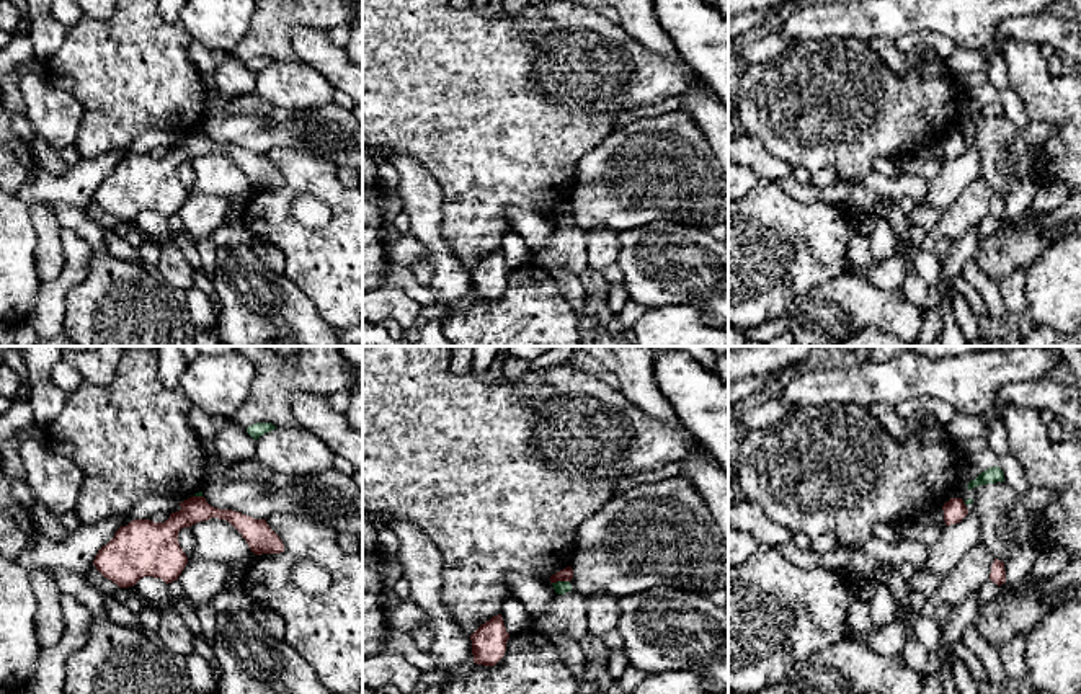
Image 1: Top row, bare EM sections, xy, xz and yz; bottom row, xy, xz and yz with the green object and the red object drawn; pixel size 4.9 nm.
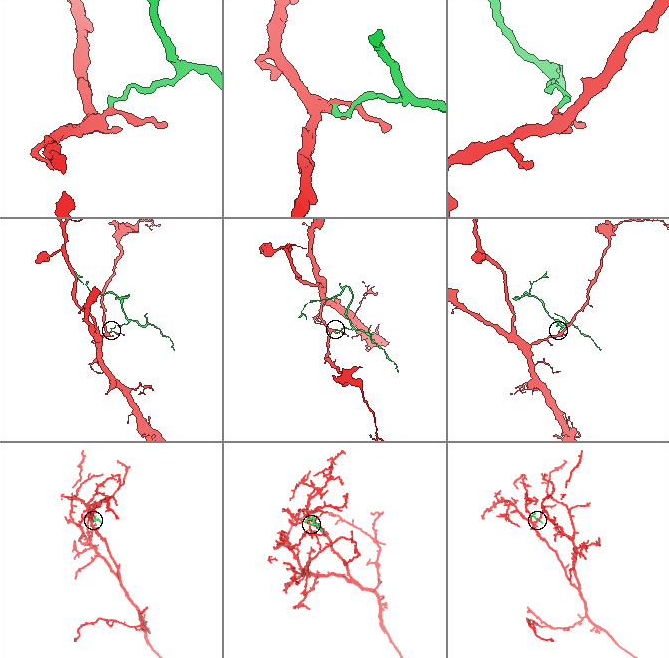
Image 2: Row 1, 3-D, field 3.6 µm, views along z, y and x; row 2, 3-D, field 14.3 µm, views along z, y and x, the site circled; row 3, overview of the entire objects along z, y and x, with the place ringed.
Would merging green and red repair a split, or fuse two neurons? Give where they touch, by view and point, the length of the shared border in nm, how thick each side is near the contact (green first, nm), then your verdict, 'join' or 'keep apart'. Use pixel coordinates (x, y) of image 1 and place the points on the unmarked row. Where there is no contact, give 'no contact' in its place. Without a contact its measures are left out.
meets green in xz at (560, 216); contact 90 nm long; 60 nm thick on the green side, 60 nm on the other; keep apart

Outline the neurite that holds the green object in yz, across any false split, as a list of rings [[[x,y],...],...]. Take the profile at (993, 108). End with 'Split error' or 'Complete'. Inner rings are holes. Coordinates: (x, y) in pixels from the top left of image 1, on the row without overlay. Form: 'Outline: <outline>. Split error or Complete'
Outline: [[[990,101],[988,105],[981,106],[975,114],[972,114],[967,121],[968,124],[986,119],[986,118],[996,118],[1004,116],[1004,108],[999,101]]]. Complete

